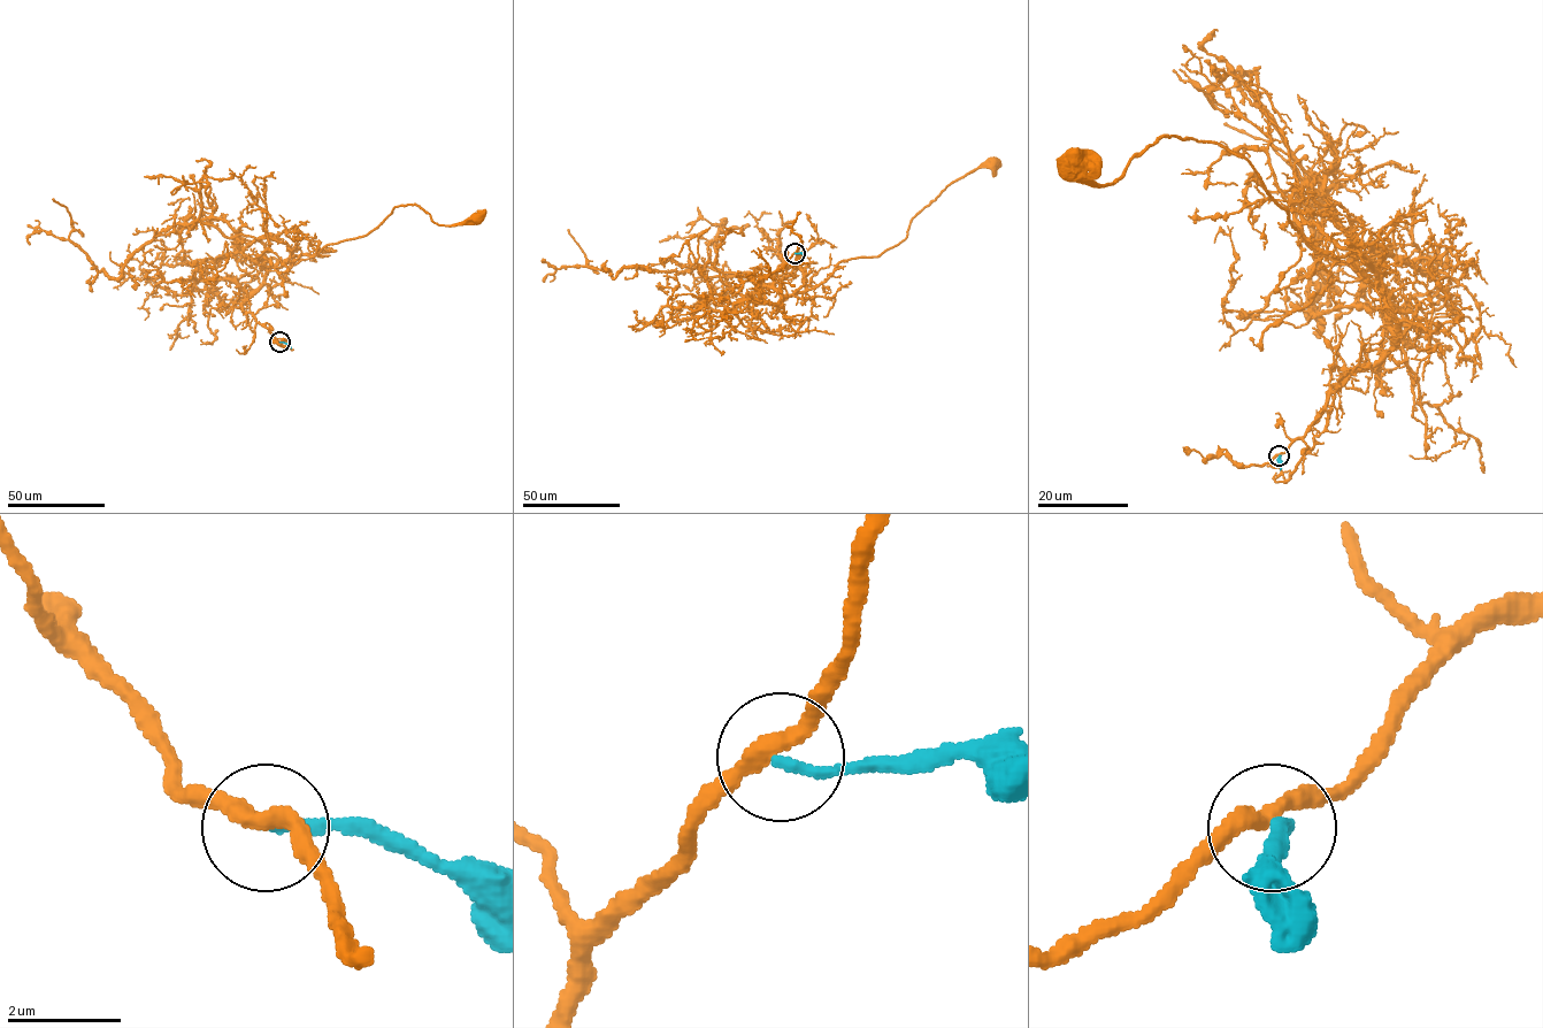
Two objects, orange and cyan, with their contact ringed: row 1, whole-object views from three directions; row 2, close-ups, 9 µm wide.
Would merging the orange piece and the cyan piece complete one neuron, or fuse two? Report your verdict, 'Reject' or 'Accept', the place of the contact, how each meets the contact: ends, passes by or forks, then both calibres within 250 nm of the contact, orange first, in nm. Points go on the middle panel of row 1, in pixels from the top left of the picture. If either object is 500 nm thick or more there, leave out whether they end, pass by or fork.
Reject. Place: (795, 253). At the ring orange passes by. At the ring cyan ends. Thickness 300 nm (orange) against 200 nm

